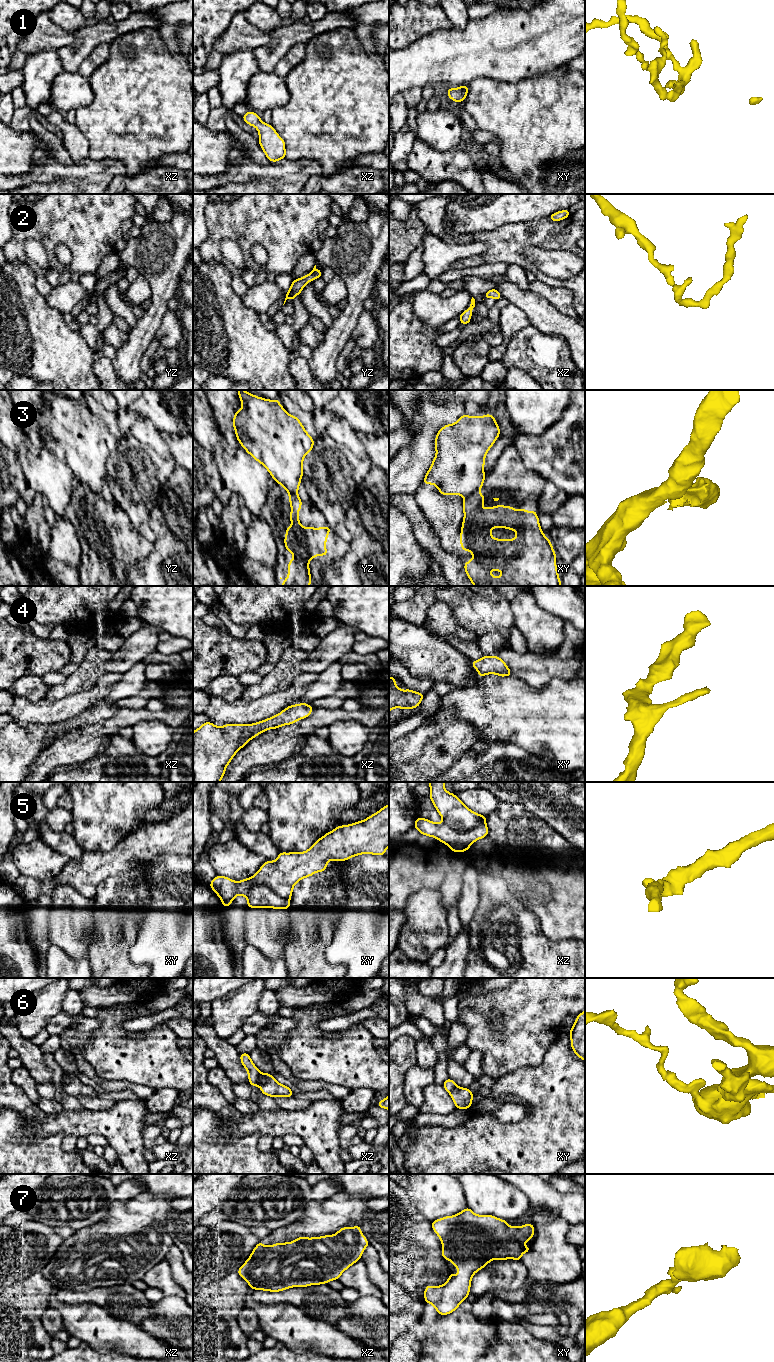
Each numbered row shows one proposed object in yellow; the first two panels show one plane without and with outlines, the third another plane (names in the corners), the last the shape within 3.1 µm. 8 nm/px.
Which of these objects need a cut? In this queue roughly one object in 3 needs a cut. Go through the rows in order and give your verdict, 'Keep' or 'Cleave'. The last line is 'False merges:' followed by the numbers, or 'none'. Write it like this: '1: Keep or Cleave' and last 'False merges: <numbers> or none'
1: Keep
2: Keep
3: Cleave
4: Keep
5: Cleave
6: Cleave
7: Keep
False merges: 3, 5, 6

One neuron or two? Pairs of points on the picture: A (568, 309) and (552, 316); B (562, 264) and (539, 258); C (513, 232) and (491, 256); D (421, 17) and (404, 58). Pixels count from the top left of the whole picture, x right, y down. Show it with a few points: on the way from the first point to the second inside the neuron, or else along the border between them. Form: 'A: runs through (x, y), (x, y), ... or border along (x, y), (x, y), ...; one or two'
A: border along (543, 297), (559, 311), (574, 318); two
B: runs through (556, 263), (545, 260); one
C: runs through (509, 238), (497, 250); one
D: border along (431, 33), (399, 49); two

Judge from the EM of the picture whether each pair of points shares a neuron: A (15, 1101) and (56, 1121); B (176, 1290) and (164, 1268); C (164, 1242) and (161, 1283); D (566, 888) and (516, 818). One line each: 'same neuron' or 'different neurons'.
A: same neuron
B: same neuron
C: different neurons
D: same neuron

